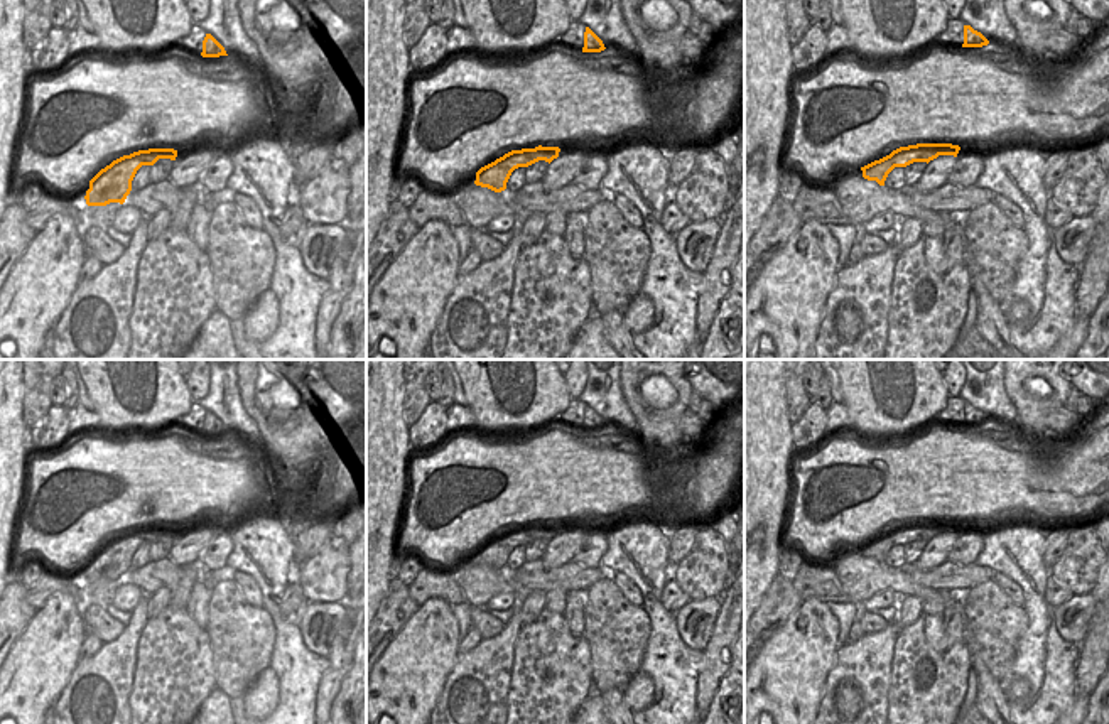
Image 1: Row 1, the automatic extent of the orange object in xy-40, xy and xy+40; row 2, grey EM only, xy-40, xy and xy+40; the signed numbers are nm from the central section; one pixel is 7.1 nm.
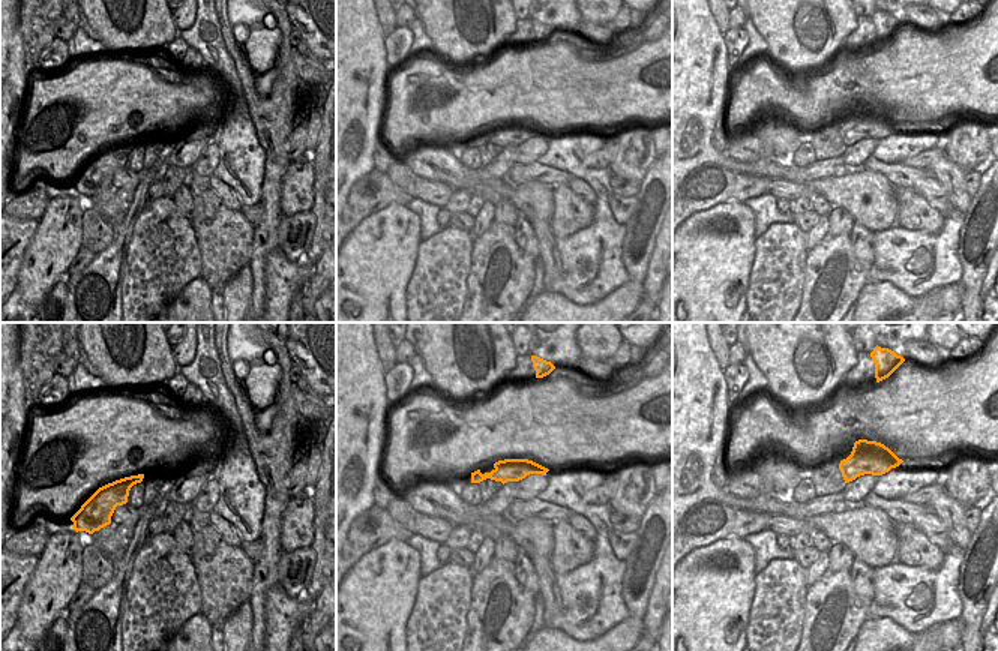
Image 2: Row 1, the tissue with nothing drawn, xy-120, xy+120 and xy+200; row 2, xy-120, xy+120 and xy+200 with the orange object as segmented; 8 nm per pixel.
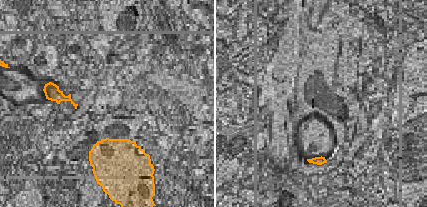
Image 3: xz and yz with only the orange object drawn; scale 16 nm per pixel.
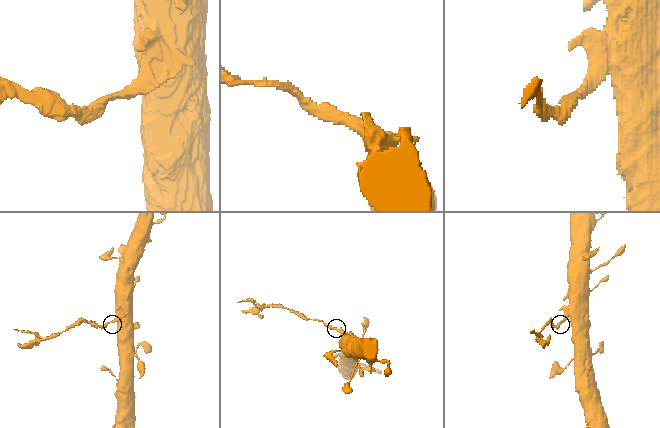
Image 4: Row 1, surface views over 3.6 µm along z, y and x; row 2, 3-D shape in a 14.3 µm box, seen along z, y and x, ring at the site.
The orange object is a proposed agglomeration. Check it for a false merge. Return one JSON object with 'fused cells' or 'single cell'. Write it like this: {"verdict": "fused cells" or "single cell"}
{"verdict": "fused cells"}

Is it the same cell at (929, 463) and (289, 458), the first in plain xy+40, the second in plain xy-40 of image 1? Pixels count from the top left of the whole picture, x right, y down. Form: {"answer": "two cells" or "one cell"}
{"answer": "two cells"}

